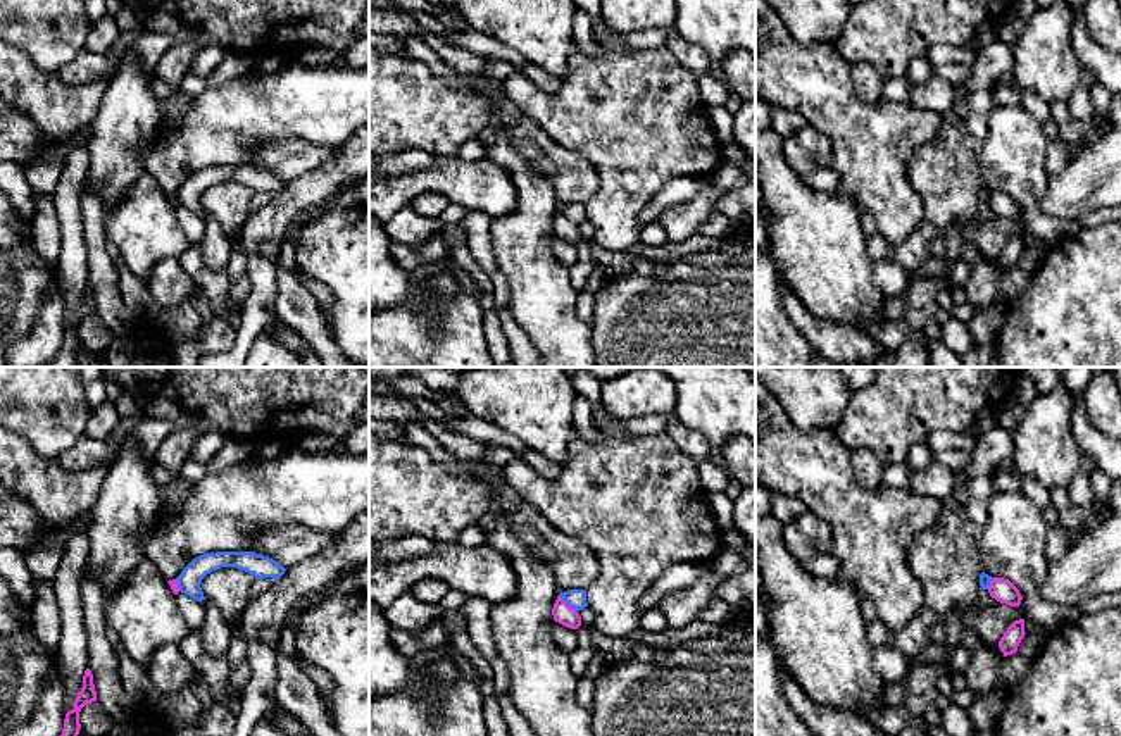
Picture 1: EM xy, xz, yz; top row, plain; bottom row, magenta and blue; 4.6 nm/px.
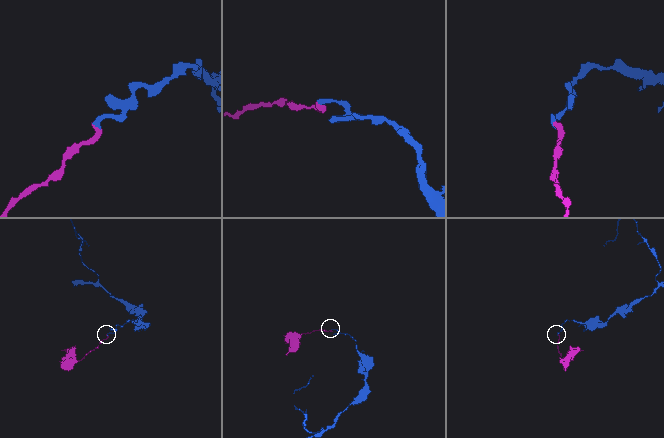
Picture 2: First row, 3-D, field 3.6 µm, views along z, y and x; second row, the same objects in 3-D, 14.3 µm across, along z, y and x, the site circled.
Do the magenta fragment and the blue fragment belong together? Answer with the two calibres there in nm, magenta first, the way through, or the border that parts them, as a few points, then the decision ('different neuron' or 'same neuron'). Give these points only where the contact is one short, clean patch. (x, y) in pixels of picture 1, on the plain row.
90 nm thick on the magenta side, 100 nm on the other; border along xz (559, 209), (576, 226); different neuron

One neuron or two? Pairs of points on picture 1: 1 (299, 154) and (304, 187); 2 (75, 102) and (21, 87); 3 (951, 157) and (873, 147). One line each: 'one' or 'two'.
1: two
2: one
3: two

